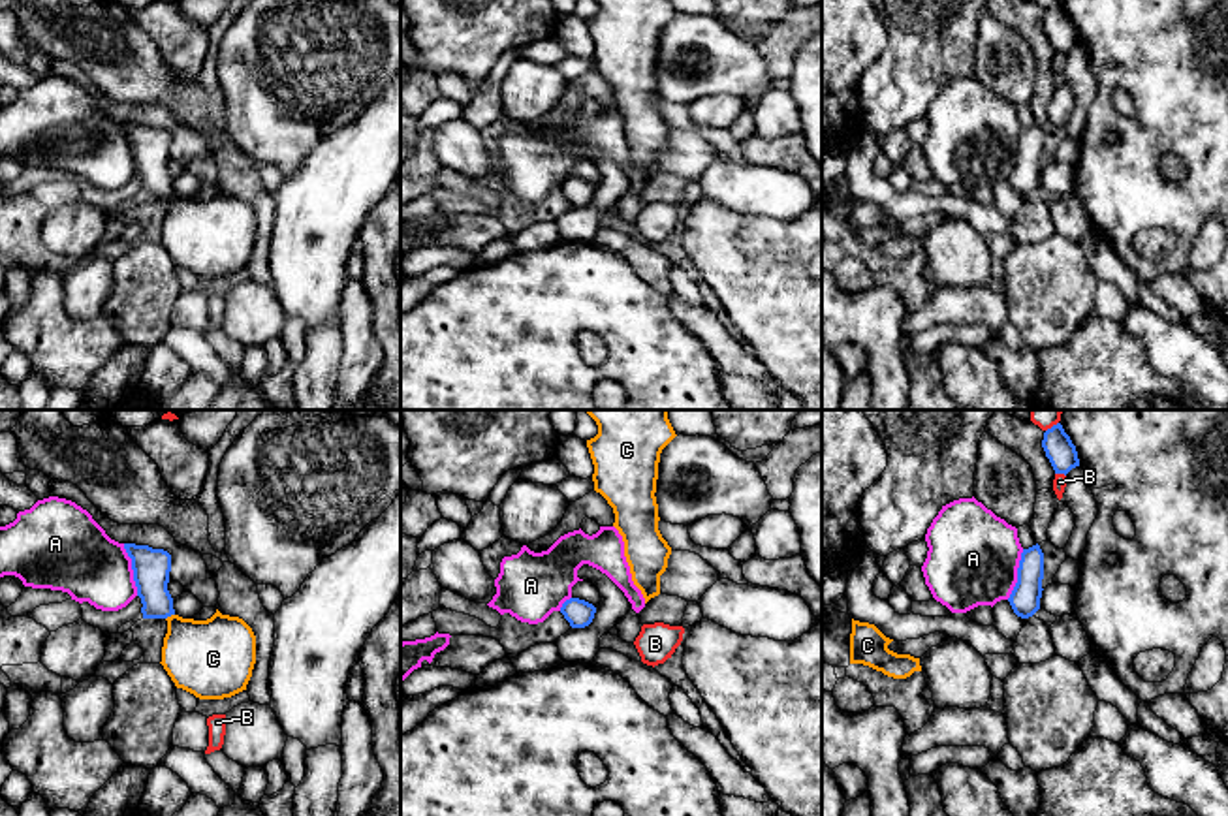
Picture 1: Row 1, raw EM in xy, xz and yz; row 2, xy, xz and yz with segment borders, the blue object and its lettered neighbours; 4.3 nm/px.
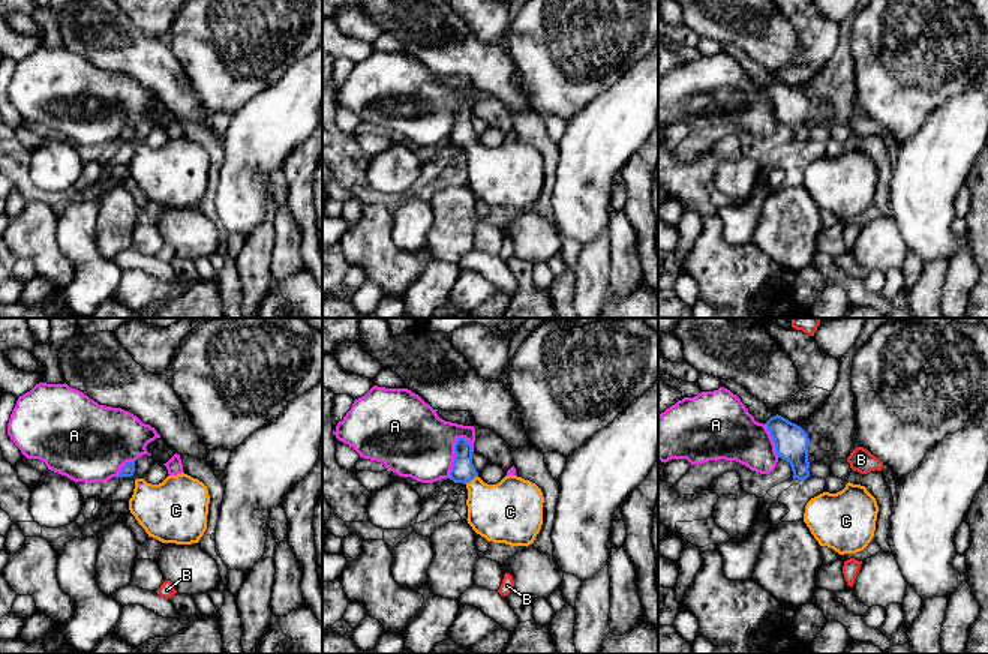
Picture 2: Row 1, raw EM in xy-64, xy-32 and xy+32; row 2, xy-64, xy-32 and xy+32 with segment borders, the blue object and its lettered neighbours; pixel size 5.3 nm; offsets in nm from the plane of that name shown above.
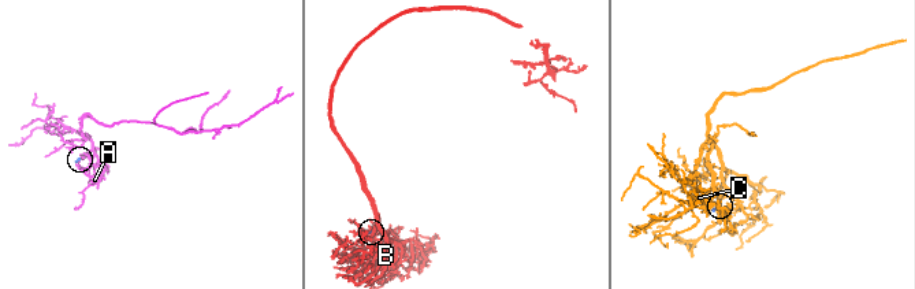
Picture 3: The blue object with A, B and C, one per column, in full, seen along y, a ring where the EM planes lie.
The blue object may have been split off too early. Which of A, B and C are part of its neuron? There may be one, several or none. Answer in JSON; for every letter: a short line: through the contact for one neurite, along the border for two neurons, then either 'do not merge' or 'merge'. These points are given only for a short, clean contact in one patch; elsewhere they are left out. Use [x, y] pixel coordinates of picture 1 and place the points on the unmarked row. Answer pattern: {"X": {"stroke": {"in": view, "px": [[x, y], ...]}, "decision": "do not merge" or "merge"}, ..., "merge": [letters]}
{"A": {"decision": "do not merge"}, "B": {"decision": "do not merge"}, "C": {"stroke": {"in": "xy", "px": [[151, 145], [155, 177], [170, 194], [209, 237]]}, "decision": "merge"}, "merge": ["C"]}

